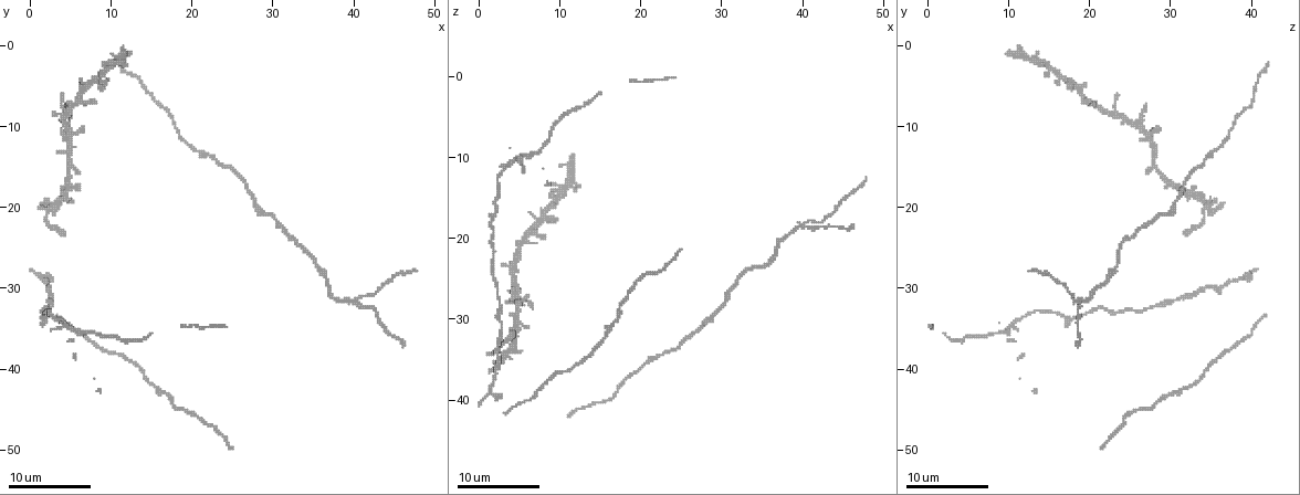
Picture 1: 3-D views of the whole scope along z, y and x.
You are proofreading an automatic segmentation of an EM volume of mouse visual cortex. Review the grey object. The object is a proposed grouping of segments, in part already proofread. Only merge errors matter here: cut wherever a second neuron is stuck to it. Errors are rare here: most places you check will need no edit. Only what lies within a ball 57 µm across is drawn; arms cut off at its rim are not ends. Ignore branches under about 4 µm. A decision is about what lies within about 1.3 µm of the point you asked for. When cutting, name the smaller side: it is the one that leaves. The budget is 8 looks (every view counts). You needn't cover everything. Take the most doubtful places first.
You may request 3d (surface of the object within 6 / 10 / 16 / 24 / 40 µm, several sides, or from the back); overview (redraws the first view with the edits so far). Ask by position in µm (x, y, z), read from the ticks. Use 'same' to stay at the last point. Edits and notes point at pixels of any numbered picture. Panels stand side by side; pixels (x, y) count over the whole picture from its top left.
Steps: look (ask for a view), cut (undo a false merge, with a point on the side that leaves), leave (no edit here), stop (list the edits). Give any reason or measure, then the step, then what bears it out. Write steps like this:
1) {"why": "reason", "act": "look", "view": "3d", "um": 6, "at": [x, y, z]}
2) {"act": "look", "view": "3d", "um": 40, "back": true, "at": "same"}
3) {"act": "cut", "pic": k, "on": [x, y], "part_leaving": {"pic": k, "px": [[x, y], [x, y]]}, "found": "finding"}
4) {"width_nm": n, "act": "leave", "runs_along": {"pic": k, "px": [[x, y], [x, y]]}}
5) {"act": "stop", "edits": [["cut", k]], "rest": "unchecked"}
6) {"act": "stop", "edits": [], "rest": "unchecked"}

{"act": "look", "view": "3d", "um": 10, "at": [40.0, 32.0, 18.5]}

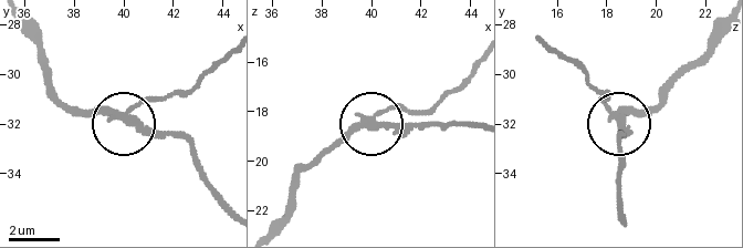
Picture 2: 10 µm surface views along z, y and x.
{"act": "look", "view": "3d", "um": 6, "at": [40.1, 31.8, 18.5]}

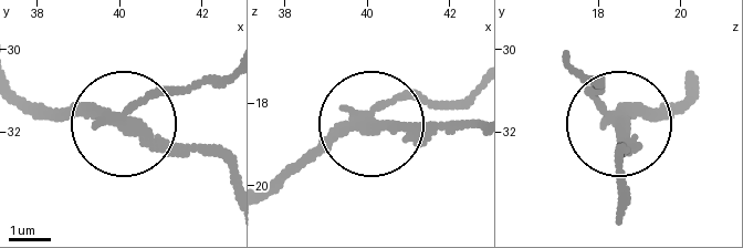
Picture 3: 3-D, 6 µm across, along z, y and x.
{"width_nm": 250, "act": "cut", "pic": 3, "on": [167, 92], "part_leaving": {"pic": 3, "px": [[121, 121], [159, 96], [222, 86]]}, "found": "two neurons meet here"}

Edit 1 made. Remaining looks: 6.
{"why": "see it whole again", "act": "look", "view": "overview"}

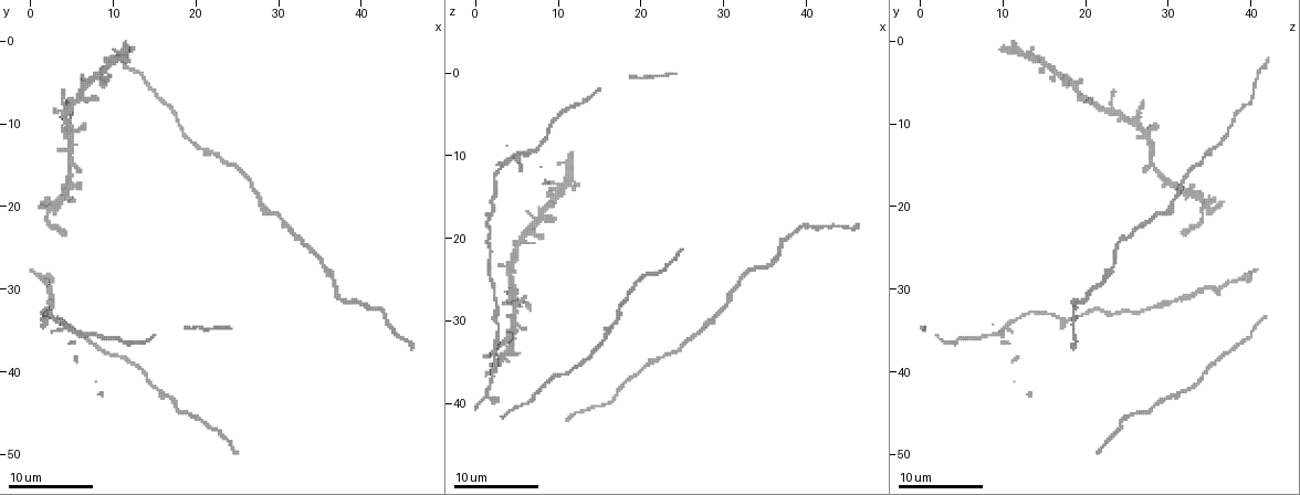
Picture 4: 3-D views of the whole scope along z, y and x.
{"why": "three-way junction", "act": "look", "view": "3d", "um": 10, "at": [2.0, 21.5, 34.5]}

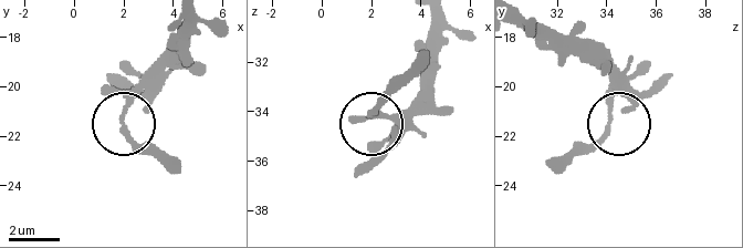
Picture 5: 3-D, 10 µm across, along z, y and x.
{"act": "leave", "found": "all the same neuron"}

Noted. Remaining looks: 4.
{"why": "branch point", "act": "look", "view": "3d", "um": 10, "at": [5.0, 11.0, 27.5]}

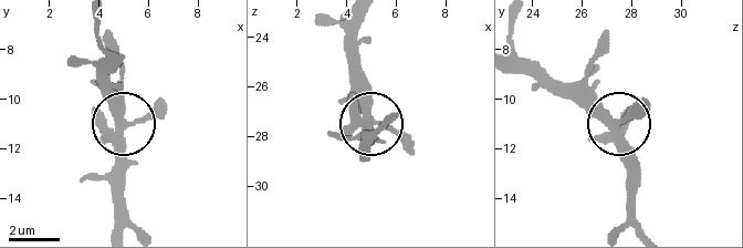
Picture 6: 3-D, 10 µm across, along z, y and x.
{"act": "leave", "runs_along": {"pic": 6, "px": [[640, 225], [631, 206], [628, 143], [613, 117], [577, 81]]}, "found": "all the same neuron"}

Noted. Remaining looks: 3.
{"act": "look", "view": "3d", "um": 10, "at": [4.5, 15.5, 29.0]}

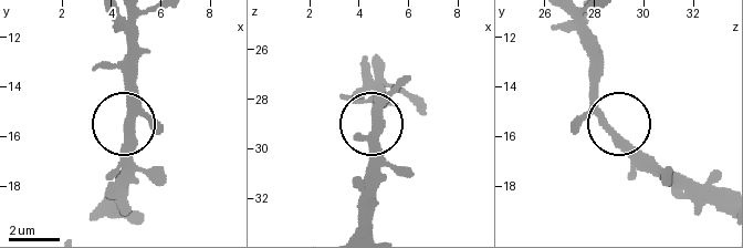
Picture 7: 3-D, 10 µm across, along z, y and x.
{"side_arm_um": 72, "act": "leave", "runs_along": {"pic": 7, "px": [[126, 124], [126, 52]]}, "found": "continuous, no second neuron"}

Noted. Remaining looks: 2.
{"act": "stop", "edits": [["cut", 3]], "rest": "unchecked"}

